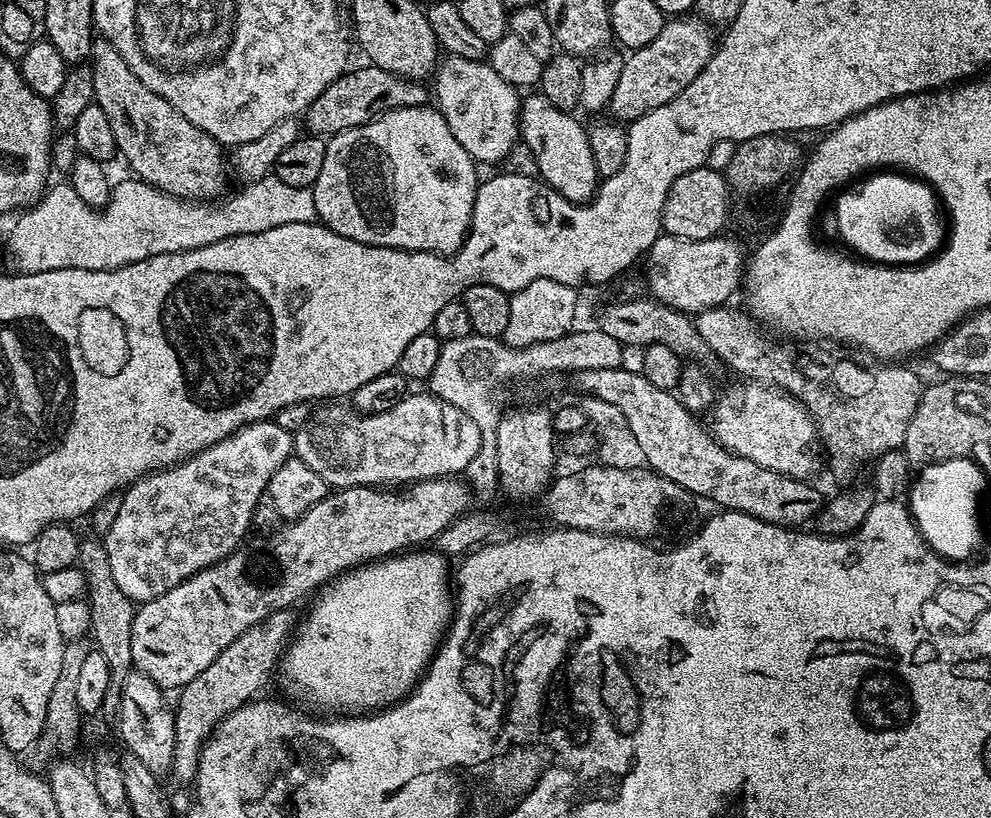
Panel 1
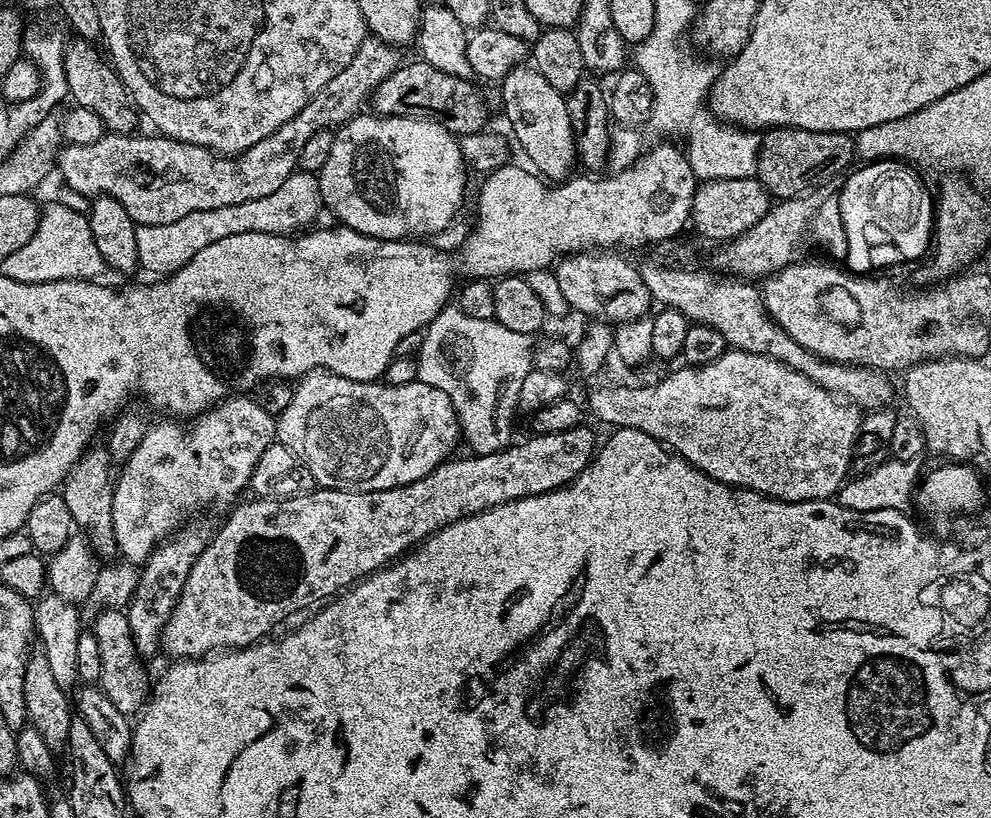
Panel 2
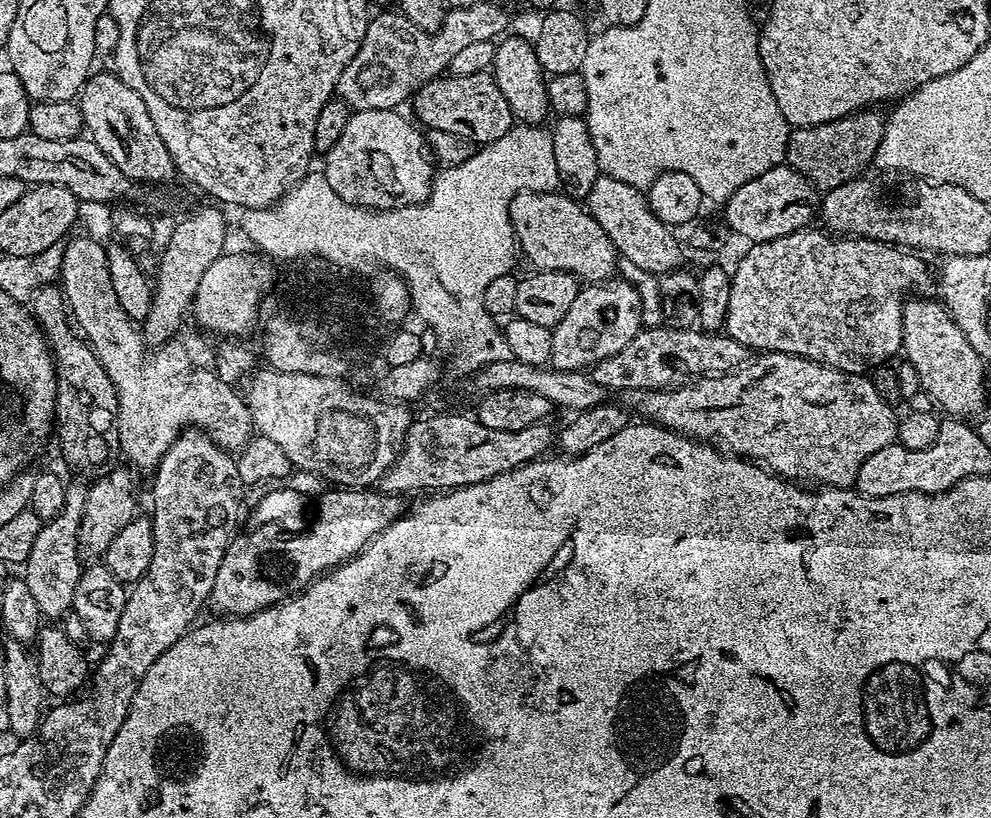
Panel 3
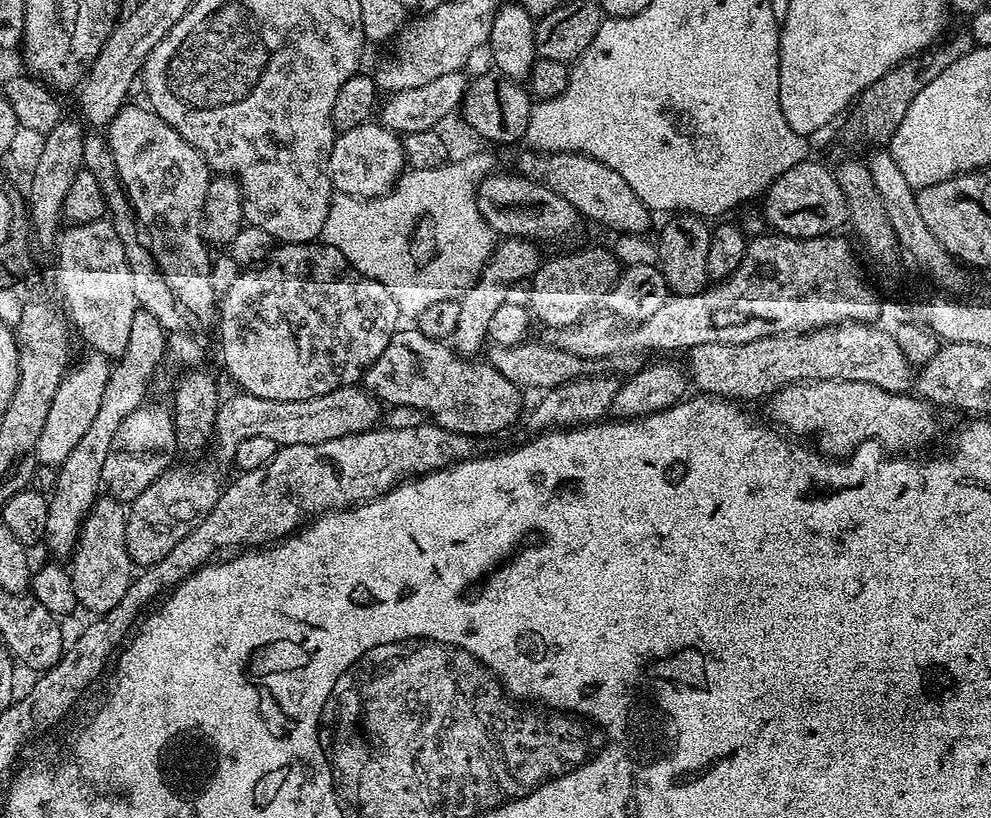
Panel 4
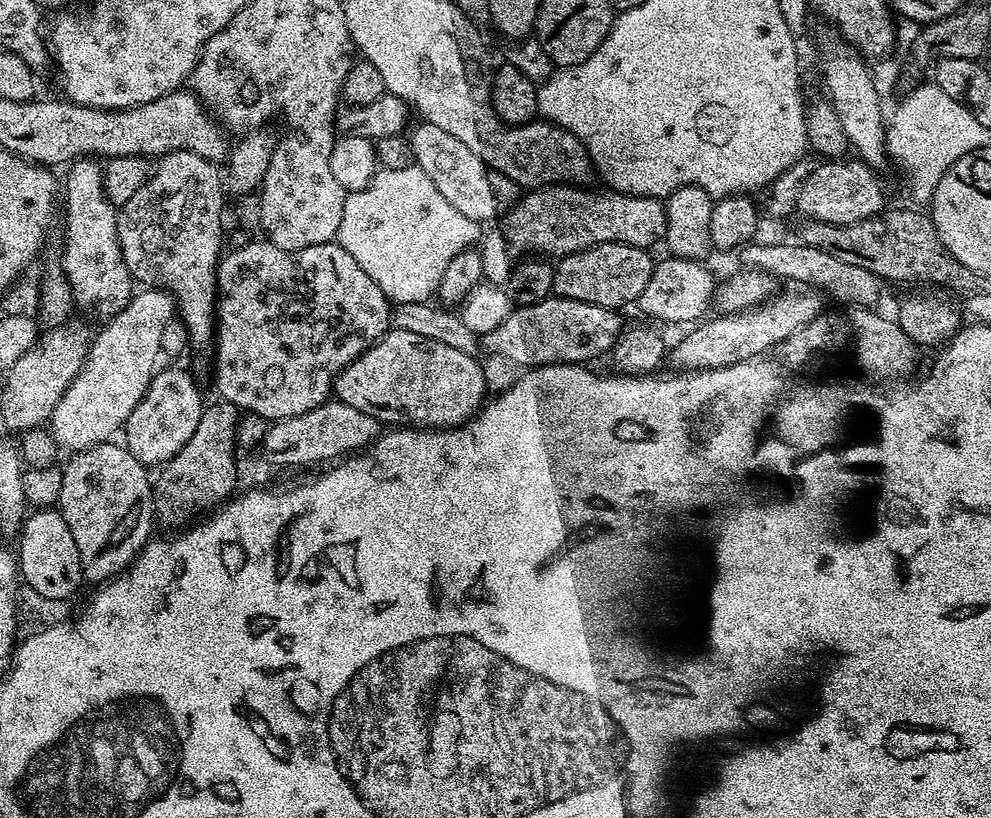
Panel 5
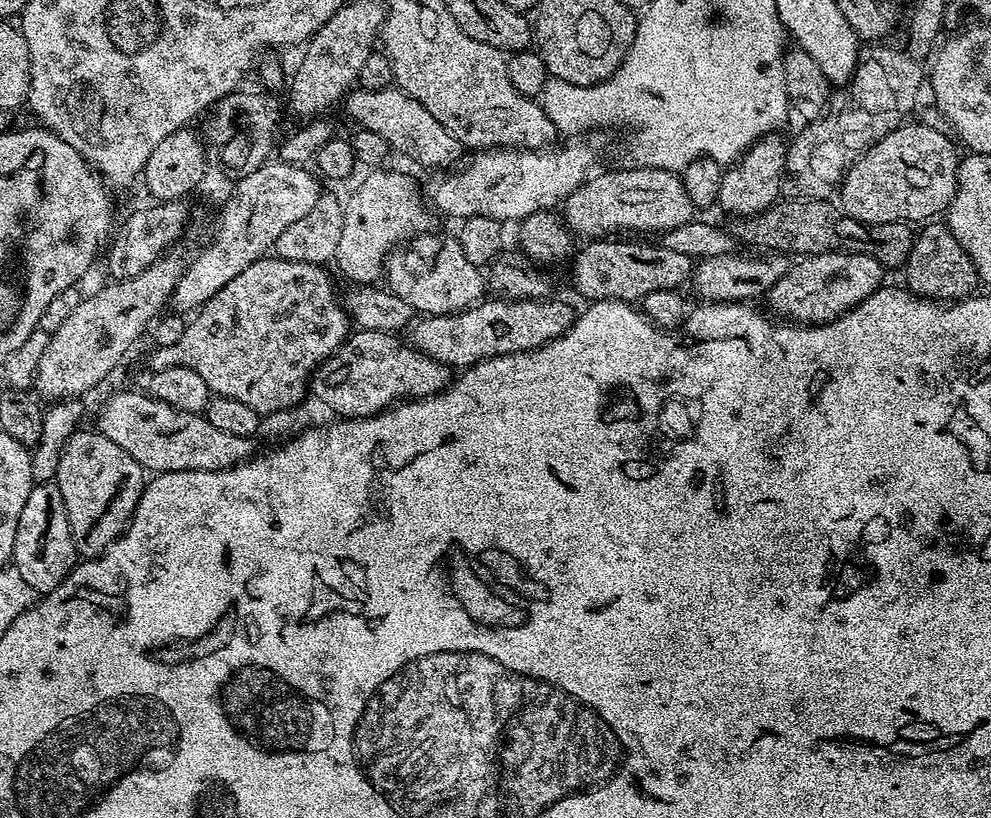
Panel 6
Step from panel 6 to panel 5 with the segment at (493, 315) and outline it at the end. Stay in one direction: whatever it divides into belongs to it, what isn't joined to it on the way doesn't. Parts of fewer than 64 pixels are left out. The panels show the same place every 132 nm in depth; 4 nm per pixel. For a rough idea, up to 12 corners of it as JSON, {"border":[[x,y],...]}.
{"border":[[555,294],[482,337],[521,369],[607,357],[621,313]]}

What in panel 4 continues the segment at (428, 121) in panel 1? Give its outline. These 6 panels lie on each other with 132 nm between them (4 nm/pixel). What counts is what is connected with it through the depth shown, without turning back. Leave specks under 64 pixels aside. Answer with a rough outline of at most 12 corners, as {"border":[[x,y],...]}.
{"border":[[379,122],[339,133],[328,173],[345,196],[383,196],[406,161]]}

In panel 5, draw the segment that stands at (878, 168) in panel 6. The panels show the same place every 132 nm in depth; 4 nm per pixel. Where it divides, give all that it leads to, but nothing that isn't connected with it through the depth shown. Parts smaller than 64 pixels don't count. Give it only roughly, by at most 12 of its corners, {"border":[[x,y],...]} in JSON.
{"border":[[820,162],[796,208],[852,224],[885,211],[871,164]]}

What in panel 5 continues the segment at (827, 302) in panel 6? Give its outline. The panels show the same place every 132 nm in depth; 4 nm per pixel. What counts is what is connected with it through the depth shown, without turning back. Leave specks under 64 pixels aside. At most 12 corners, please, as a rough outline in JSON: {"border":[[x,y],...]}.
{"border":[[808,290],[695,325],[669,351],[679,371],[755,359],[823,313]]}

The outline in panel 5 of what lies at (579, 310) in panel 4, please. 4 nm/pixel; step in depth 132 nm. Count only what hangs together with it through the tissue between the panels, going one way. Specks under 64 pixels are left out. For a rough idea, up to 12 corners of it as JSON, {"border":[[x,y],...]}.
{"border":[[599,244],[559,257],[552,291],[624,310],[654,267],[649,249]]}

